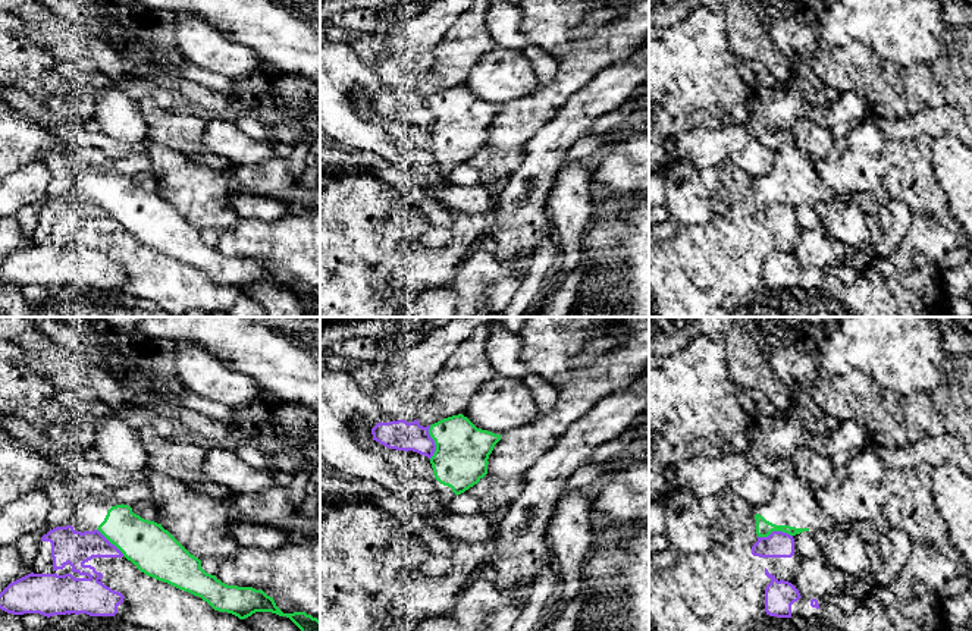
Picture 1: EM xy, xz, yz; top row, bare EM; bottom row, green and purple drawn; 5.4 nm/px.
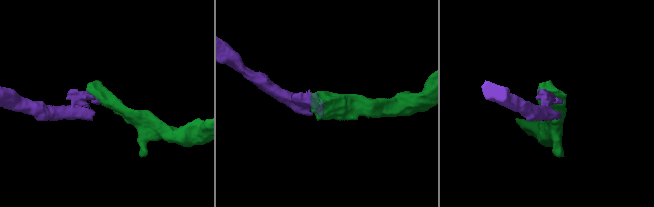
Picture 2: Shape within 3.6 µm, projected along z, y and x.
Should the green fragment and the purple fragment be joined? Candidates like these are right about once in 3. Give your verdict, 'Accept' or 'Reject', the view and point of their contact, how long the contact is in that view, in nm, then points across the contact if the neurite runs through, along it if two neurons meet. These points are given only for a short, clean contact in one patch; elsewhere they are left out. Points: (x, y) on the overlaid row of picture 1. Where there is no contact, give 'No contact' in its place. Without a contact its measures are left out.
Reject. Touches green at yz (774, 530). Shared border 190 nm

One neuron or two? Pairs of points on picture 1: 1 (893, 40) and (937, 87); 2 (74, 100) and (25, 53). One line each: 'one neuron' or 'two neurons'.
1: two neurons
2: one neuron

